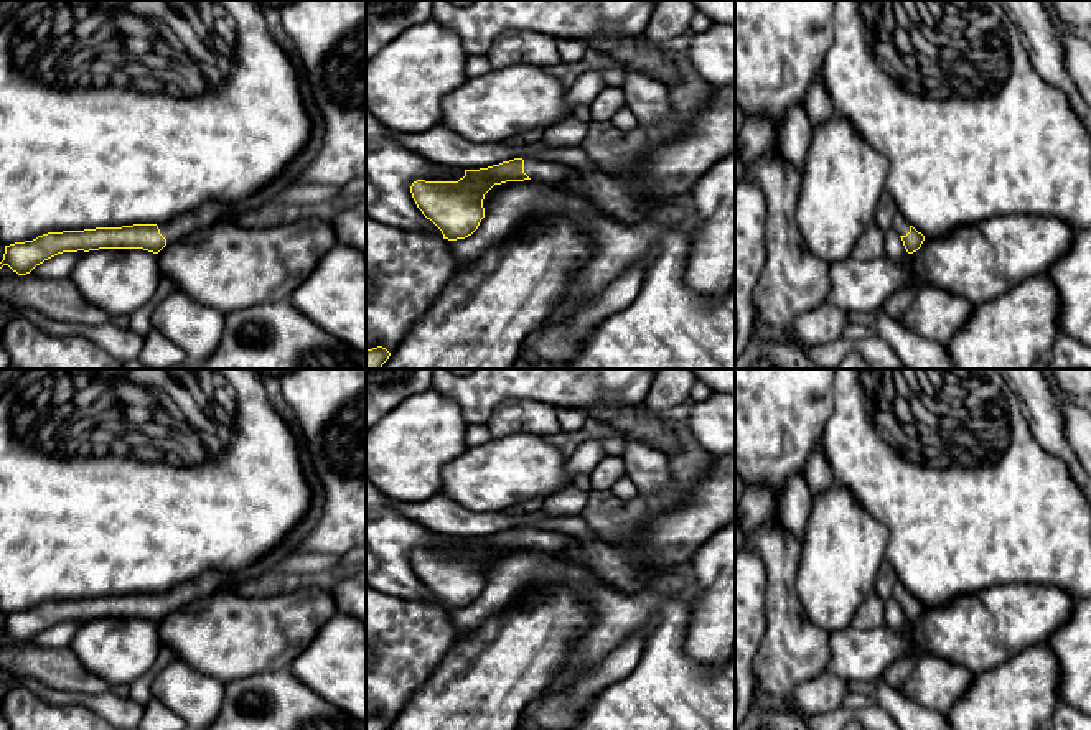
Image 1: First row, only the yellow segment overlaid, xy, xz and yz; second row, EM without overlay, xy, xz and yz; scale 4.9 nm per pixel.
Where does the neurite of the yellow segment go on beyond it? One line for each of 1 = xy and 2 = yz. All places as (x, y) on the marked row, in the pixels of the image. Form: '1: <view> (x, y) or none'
1: xy (210, 213)
2: yz (900, 224)

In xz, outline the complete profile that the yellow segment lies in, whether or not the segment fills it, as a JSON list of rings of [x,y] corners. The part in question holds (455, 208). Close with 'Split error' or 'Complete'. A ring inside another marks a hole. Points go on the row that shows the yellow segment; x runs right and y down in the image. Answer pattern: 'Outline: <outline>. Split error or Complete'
Outline: [[[514,158],[488,168],[465,170],[458,181],[417,180],[410,193],[422,214],[442,231],[443,239],[457,241],[478,229],[485,218],[485,194],[494,185],[524,180],[555,183],[572,171],[572,166],[559,161]]]. Split error

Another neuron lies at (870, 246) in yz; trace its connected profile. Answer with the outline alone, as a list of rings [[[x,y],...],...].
[[[873,221],[860,236],[852,250],[852,259],[878,260],[885,255],[885,232]]]

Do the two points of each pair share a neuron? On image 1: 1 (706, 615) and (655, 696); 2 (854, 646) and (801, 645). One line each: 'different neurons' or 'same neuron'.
1: different neurons
2: different neurons

